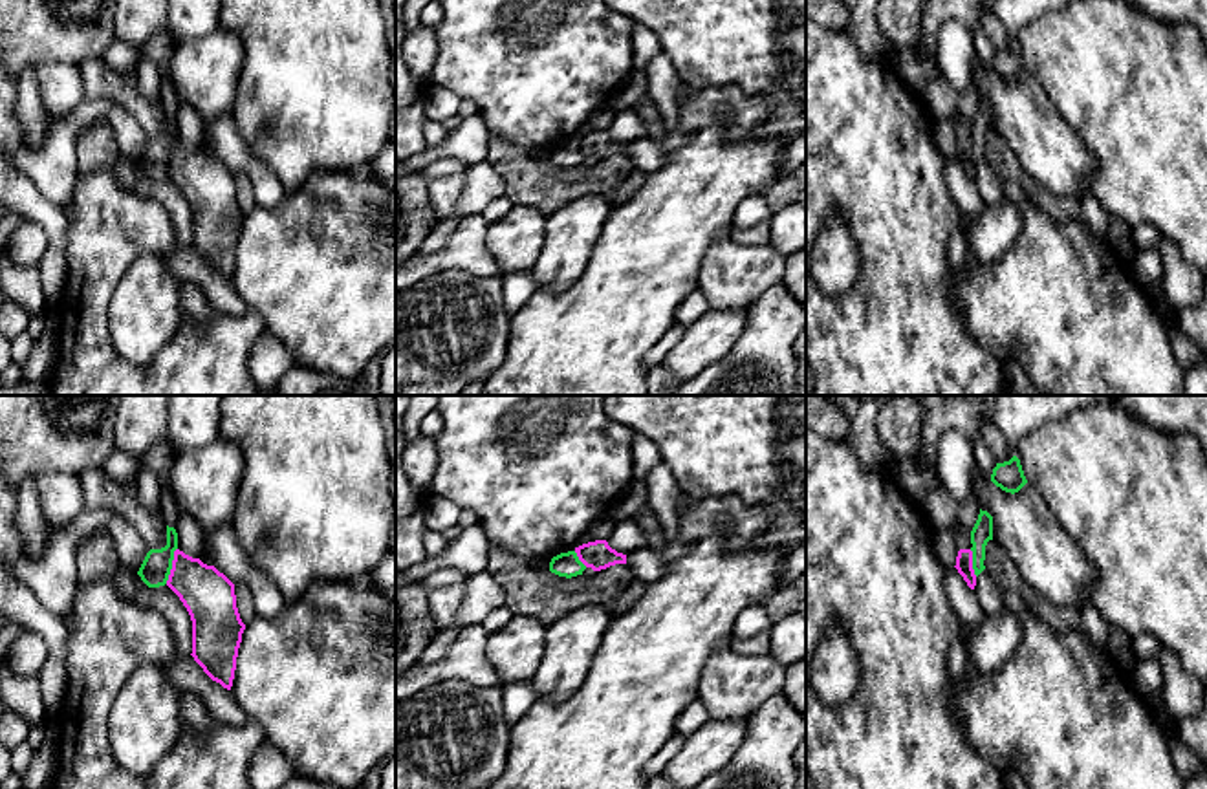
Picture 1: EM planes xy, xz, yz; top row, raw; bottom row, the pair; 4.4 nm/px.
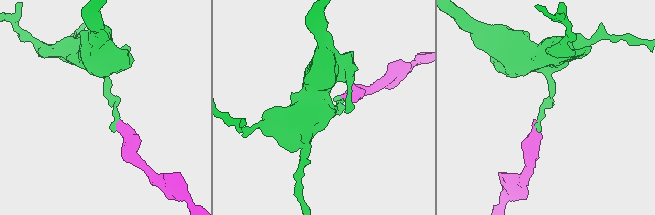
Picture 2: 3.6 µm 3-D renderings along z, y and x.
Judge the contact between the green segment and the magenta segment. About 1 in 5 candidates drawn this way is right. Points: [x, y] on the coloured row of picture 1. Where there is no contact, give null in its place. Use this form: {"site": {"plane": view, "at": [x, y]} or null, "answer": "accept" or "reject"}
{"site": {"plane": "xy", "at": [171, 566]}, "answer": "reject"}

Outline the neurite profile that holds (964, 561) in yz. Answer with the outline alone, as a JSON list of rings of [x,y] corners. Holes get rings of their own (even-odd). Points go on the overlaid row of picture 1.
[[[960,549],[956,557],[956,566],[958,573],[963,577],[967,586],[974,589],[976,586],[976,575],[973,569],[973,551],[971,549]]]

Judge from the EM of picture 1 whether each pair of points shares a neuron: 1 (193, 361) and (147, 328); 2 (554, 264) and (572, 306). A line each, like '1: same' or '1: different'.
1: different
2: different

